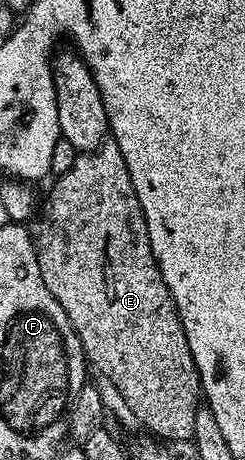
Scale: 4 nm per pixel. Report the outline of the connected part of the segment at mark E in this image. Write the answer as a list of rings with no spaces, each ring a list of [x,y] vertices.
[[[107,138],[95,151],[82,152],[77,155],[74,165],[53,181],[55,182],[53,189],[49,192],[49,201],[46,204],[44,201],[43,204],[45,225],[42,226],[41,233],[38,231],[35,236],[39,274],[43,274],[43,282],[47,282],[47,290],[51,290],[51,294],[55,294],[55,302],[59,302],[59,306],[63,306],[63,314],[67,314],[67,318],[83,346],[86,361],[111,378],[116,389],[123,394],[123,402],[127,402],[127,406],[131,406],[131,414],[135,414],[138,425],[146,433],[165,442],[173,442],[169,440],[192,441],[195,430],[195,414],[203,400],[201,375],[195,366],[195,358],[191,358],[191,346],[187,346],[187,334],[183,330],[183,322],[179,318],[175,302],[167,290],[167,282],[163,282],[163,274],[153,256],[147,222],[143,218],[143,210],[139,206],[135,186],[131,186],[131,174],[127,170],[127,162],[123,162],[123,154],[117,149],[115,141],[112,138]]]

